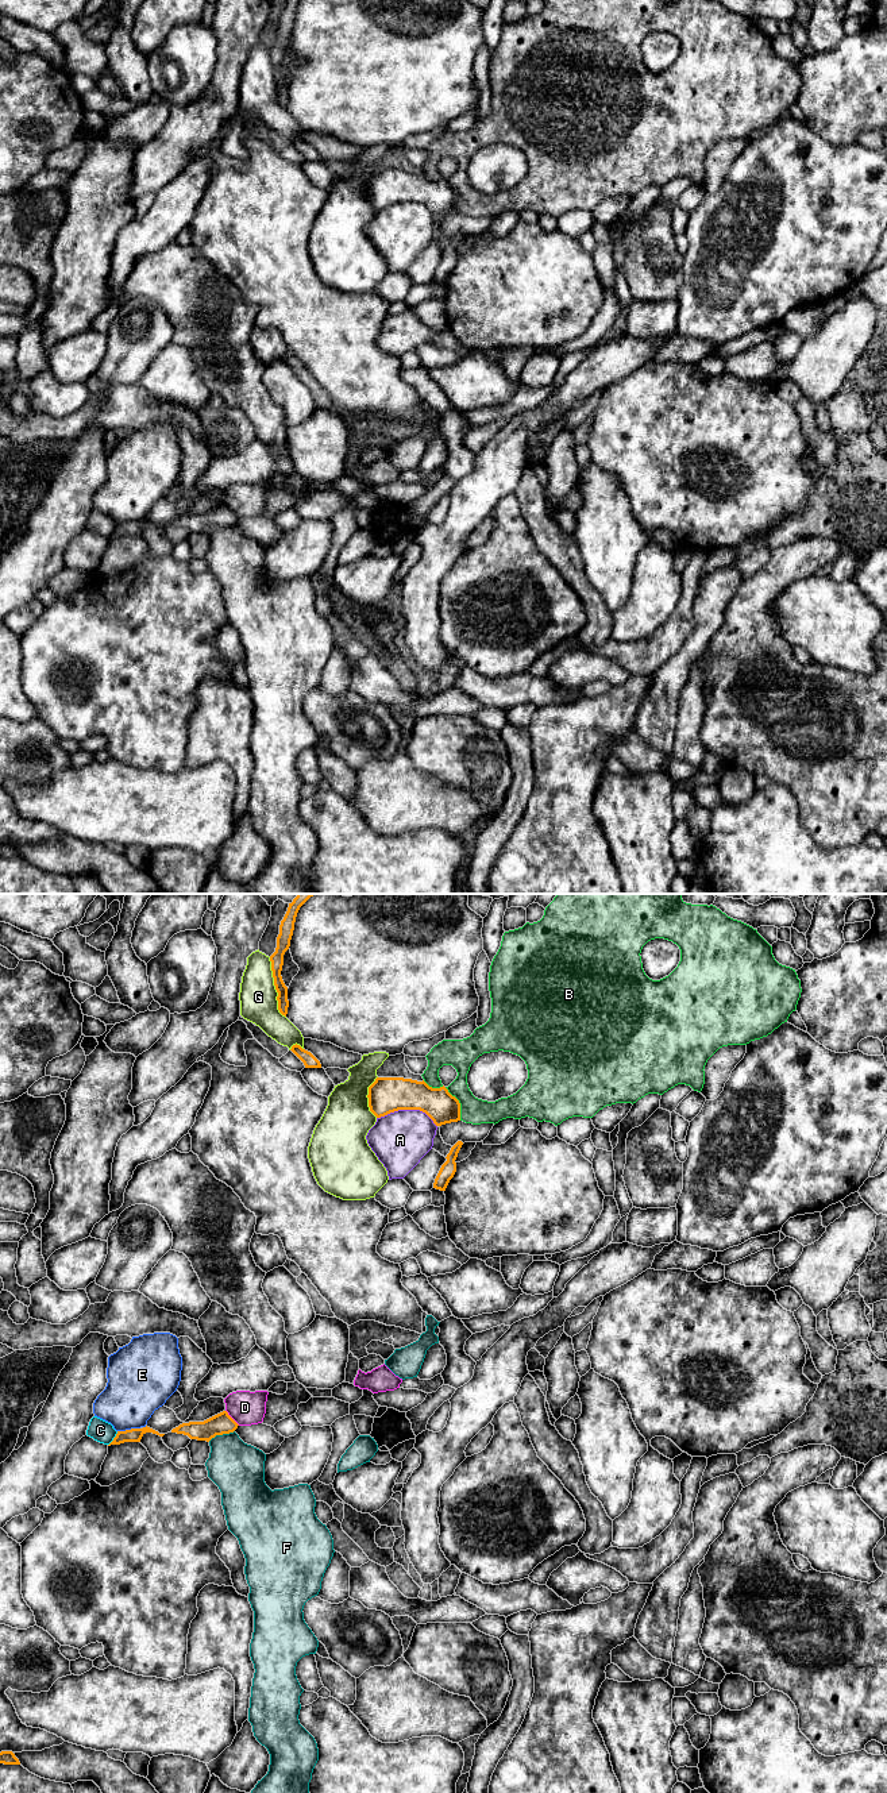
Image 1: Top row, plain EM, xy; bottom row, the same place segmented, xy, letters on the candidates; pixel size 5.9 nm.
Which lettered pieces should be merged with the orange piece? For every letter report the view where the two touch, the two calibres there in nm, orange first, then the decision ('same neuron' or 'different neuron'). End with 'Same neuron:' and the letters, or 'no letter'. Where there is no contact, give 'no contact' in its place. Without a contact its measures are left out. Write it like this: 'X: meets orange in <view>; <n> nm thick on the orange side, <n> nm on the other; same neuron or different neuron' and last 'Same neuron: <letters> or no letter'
A: meets orange in xy; 220 nm thick on the orange side, 340 nm on the other; different neuron
B: meets orange in xy; 190 nm thick on the orange side, 180 nm on the other; different neuron
C: meets orange in xy; 80 nm thick on the orange side, 130 nm on the other; different neuron
D: meets orange in xy; 130 nm thick on the orange side, 200 nm on the other; different neuron
E: meets orange in xy; 80 nm thick on the orange side, 340 nm on the other; different neuron
F: meets orange in xy; 130 nm thick on the orange side, 320 nm on the other; different neuron
G: meets orange in xy; 80 nm thick on the orange side, 220 nm on the other; different neuron
Same neuron: no letter

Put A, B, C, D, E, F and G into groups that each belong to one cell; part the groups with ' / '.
A / B / C / D / E / F / G

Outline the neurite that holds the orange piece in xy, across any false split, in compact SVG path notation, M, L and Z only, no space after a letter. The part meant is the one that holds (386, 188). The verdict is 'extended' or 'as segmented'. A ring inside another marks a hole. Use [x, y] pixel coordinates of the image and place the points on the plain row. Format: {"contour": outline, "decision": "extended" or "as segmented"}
{"contour": "M377 170L369 180L369 200L377 209L398 203L420 203L436 219L460 213L460 196L443 178L429 180L424 173Z", "decision": "as segmented"}

